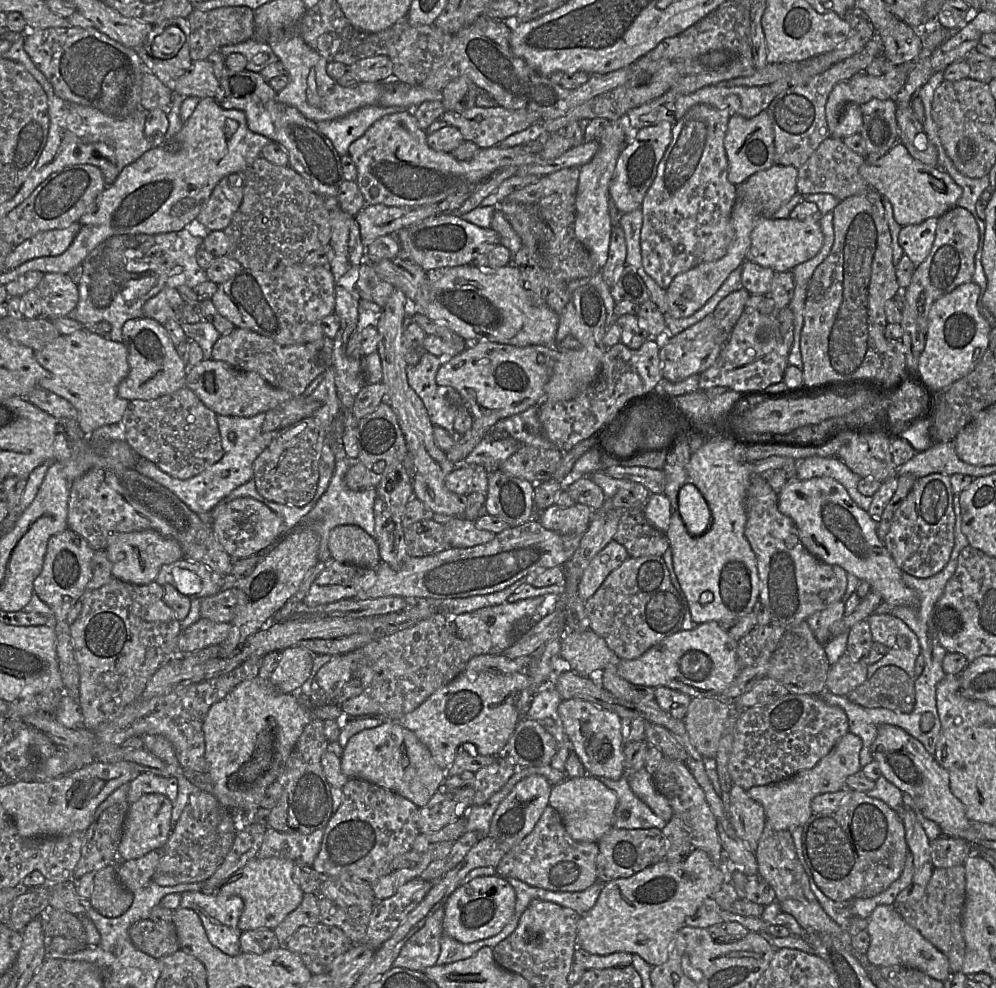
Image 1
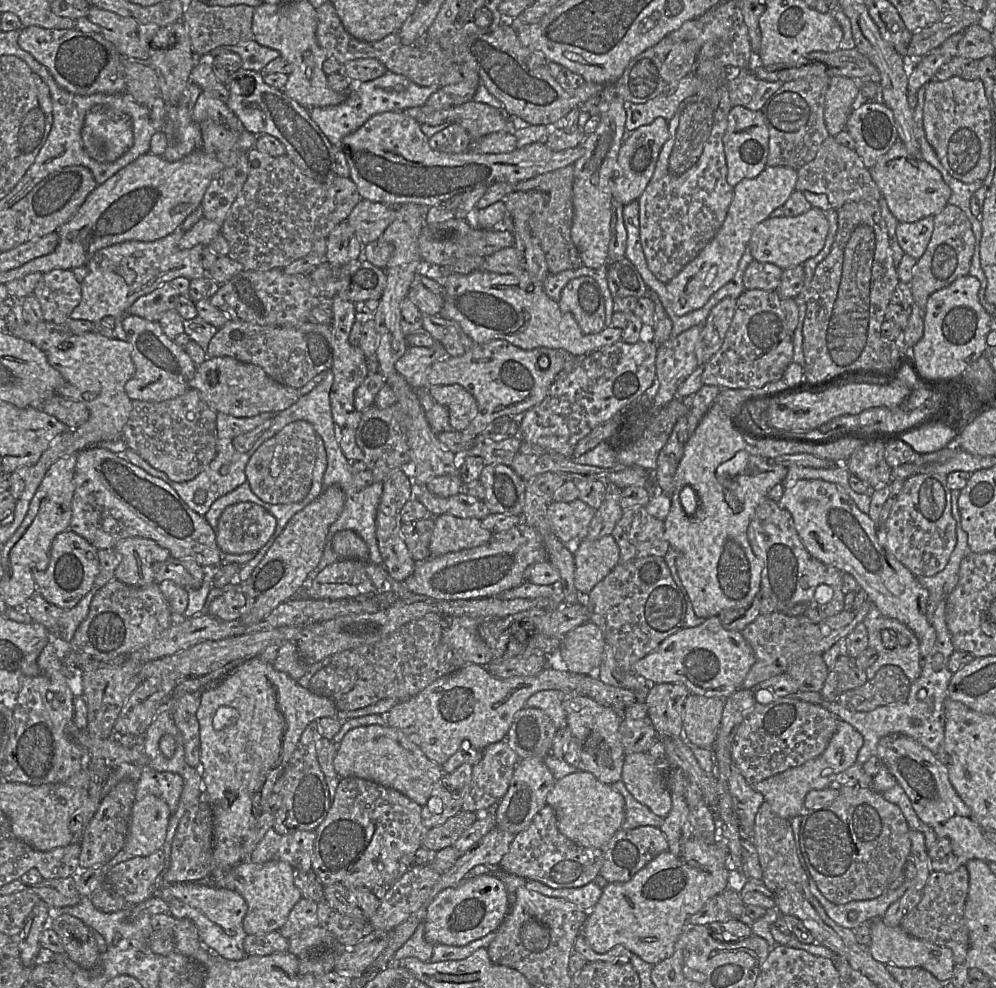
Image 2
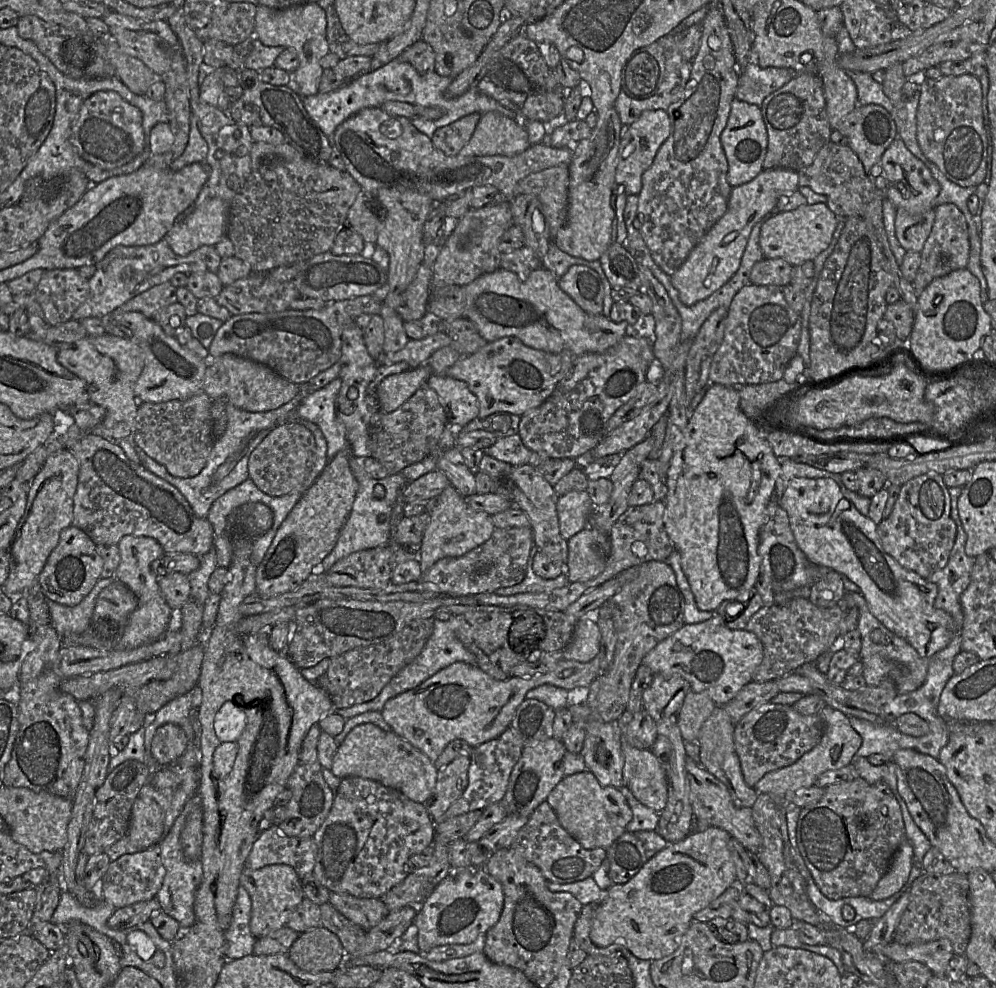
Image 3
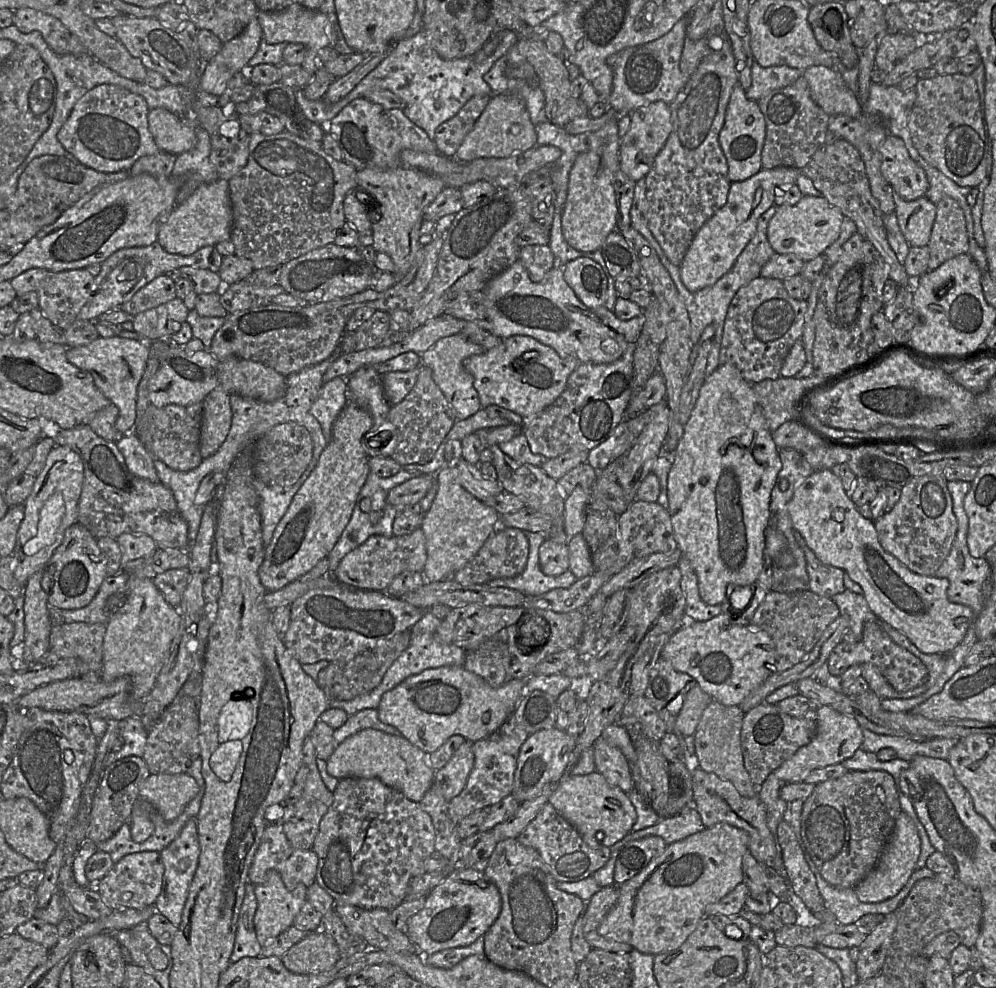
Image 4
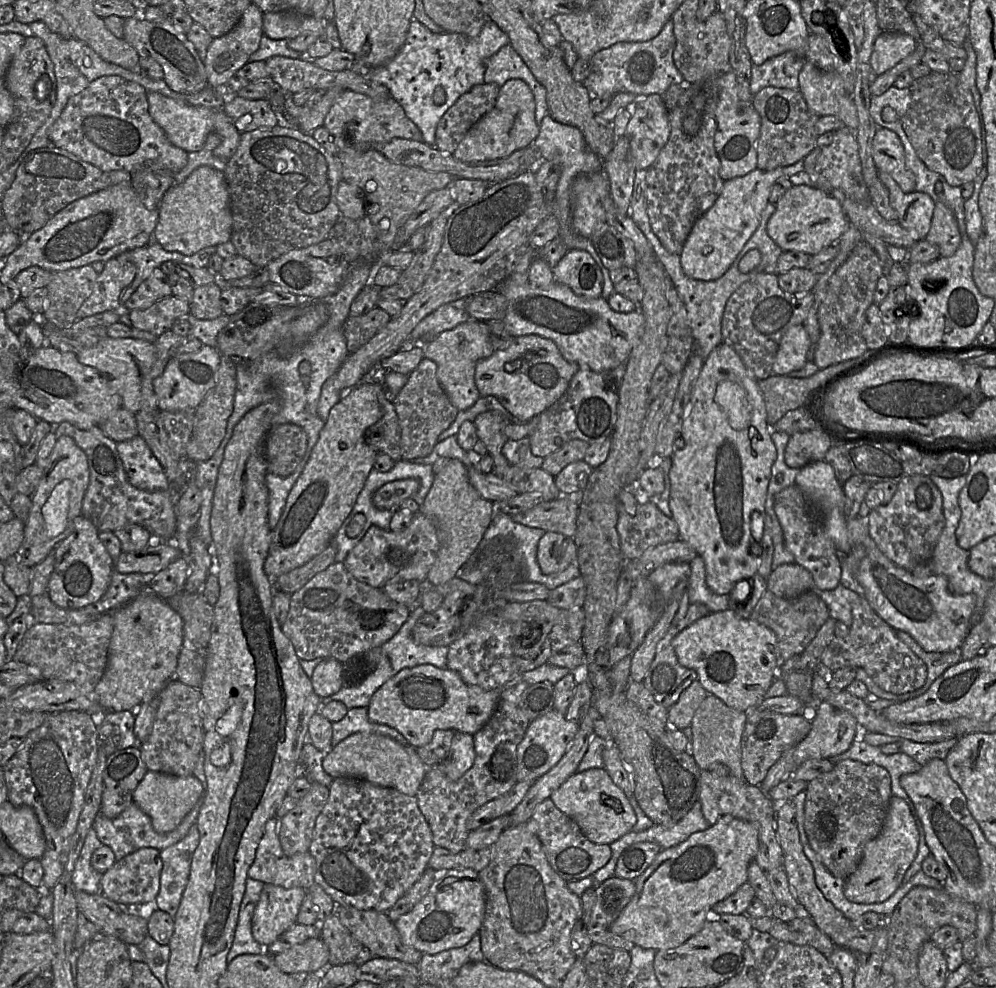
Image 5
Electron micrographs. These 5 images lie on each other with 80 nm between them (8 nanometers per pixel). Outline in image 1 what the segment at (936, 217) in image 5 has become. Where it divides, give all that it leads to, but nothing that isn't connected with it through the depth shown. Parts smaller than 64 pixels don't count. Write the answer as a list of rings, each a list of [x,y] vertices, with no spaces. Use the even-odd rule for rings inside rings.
[[[952,207],[938,218],[931,250],[926,259],[915,268],[905,296],[924,335],[928,331],[928,316],[934,302],[951,293],[959,285],[973,280],[978,243],[978,225],[971,212],[965,208]]]

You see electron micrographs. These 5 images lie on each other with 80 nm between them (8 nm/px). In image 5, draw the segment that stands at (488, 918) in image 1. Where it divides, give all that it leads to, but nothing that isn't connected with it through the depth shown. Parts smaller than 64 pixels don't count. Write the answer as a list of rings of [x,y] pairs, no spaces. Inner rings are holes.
[[[450,869],[436,871],[434,879],[427,894],[410,910],[394,921],[404,944],[412,946],[423,954],[437,954],[451,948],[467,944],[479,932],[485,914],[486,893],[479,872],[466,869]]]

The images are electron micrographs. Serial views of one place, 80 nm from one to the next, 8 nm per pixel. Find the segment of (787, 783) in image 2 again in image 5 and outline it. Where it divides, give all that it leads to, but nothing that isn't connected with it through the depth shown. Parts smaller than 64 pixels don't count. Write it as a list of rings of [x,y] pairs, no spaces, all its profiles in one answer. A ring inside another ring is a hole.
[[[827,701],[818,704],[808,735],[795,747],[795,768],[809,759],[831,759],[852,745],[858,721],[848,711],[833,707]]]

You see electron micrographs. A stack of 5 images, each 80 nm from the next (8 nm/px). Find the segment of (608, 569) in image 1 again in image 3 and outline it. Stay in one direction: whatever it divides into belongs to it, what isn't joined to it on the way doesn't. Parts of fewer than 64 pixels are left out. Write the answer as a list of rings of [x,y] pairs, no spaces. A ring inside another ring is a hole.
[[[587,526],[569,540],[565,573],[570,583],[586,582],[600,575],[611,550],[609,533]]]

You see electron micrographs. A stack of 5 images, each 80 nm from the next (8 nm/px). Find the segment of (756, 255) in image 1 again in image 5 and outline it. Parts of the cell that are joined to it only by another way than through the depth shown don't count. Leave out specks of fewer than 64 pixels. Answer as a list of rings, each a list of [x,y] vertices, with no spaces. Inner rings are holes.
[[[793,185],[777,201],[776,210],[767,223],[767,233],[783,251],[799,251],[811,256],[836,244],[851,223],[842,204],[832,195],[811,185]]]

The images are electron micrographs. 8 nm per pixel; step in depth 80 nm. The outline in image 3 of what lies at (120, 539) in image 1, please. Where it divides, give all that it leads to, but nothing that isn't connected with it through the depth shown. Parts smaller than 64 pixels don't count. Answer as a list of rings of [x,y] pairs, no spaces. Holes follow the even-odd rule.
[[[125,535],[117,543],[120,562],[115,571],[118,581],[125,584],[137,597],[138,605],[129,615],[123,634],[115,650],[125,651],[150,643],[161,637],[174,619],[174,610],[167,604],[159,589],[158,576],[153,572],[151,563],[164,553],[163,547],[152,537]]]

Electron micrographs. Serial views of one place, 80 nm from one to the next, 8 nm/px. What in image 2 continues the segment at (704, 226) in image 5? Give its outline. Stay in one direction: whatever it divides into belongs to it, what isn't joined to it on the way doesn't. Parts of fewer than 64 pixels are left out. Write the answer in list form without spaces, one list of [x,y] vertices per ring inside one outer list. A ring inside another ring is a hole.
[[[766,166],[757,177],[744,179],[733,187],[733,199],[714,238],[666,284],[672,310],[677,316],[703,307],[716,291],[733,278],[754,228],[787,201],[795,190],[797,177],[797,170],[791,167]]]

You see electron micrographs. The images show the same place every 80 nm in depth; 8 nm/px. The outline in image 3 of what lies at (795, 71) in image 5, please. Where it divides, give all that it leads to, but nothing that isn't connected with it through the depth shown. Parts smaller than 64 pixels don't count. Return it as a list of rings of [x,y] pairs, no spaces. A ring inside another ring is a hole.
[[[753,59],[739,72],[735,97],[760,107],[768,95],[791,81],[794,74],[786,68],[762,68]]]

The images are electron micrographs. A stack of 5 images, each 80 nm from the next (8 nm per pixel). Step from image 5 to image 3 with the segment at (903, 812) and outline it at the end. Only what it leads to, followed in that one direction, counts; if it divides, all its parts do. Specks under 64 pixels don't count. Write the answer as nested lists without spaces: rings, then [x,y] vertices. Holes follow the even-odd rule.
[[[906,839],[893,855],[889,868],[870,895],[872,900],[885,900],[897,894],[906,885],[914,866],[914,850]]]

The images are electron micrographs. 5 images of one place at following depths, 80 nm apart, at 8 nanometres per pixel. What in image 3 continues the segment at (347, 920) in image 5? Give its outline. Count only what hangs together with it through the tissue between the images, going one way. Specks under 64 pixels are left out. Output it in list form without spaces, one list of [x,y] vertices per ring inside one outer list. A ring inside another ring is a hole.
[[[330,892],[329,903],[365,931],[377,925],[389,913],[380,898],[359,898],[348,893]]]

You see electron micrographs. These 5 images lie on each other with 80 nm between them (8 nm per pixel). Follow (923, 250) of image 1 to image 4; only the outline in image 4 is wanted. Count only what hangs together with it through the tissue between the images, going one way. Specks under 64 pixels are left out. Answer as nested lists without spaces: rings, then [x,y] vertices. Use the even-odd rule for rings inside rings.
[[[894,193],[895,214],[899,228],[910,247],[928,244],[936,206],[924,196],[907,201]]]

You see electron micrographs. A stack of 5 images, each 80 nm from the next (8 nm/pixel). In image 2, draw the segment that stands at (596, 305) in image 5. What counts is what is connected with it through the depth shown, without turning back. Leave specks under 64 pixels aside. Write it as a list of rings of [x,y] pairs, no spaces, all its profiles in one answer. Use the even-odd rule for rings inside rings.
[[[475,270],[469,274],[451,274],[442,280],[445,289],[444,303],[439,316],[457,322],[464,333],[475,344],[483,344],[492,340],[505,340],[523,350],[539,347],[563,349],[574,357],[583,357],[610,346],[621,340],[622,330],[614,326],[606,326],[596,334],[584,334],[570,313],[563,313],[558,302],[550,299],[541,284],[534,284],[526,270],[518,274],[498,274],[485,270]]]

